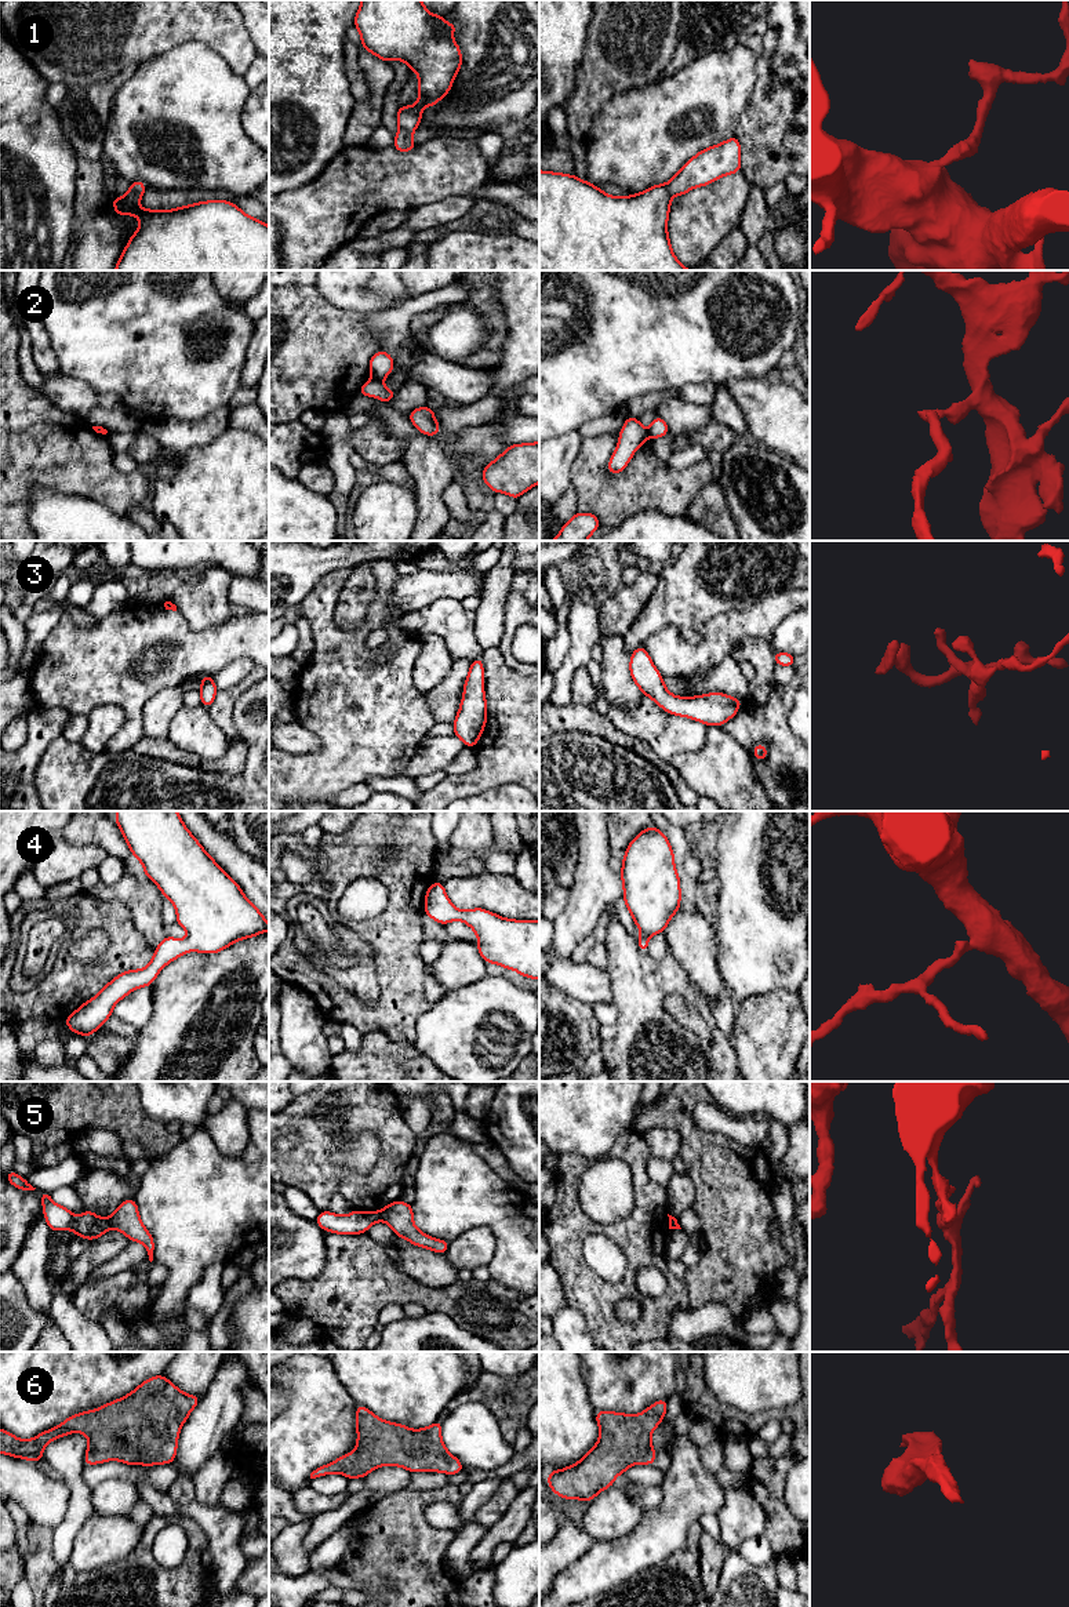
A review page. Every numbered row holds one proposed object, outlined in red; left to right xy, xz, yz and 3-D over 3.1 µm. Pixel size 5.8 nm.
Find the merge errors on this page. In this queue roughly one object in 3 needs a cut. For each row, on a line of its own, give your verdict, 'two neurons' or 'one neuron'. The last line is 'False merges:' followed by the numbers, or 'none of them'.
1: one neuron
2: two neurons
3: one neuron
4: one neuron
5: two neurons
6: one neuron
False merges: 2, 5

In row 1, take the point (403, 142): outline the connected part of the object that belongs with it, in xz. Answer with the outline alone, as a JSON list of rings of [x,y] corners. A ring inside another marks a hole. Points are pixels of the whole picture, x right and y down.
[[[361,0],[354,17],[361,48],[386,63],[400,59],[419,77],[419,101],[397,110],[400,128],[393,146],[403,153],[417,145],[412,135],[421,124],[422,109],[448,94],[462,65],[461,50],[452,39],[458,25],[446,23],[444,15],[432,15],[421,0]]]

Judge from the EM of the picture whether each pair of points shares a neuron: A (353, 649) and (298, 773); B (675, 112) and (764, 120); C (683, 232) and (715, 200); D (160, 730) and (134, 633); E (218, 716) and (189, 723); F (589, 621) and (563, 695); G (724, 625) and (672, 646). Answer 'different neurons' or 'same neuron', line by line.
A: same neuron
B: different neurons
C: same neuron
D: different neurons
E: different neurons
F: same neuron
G: same neuron

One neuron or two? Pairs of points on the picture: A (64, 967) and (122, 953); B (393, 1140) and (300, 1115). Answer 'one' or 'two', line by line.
A: one
B: one

